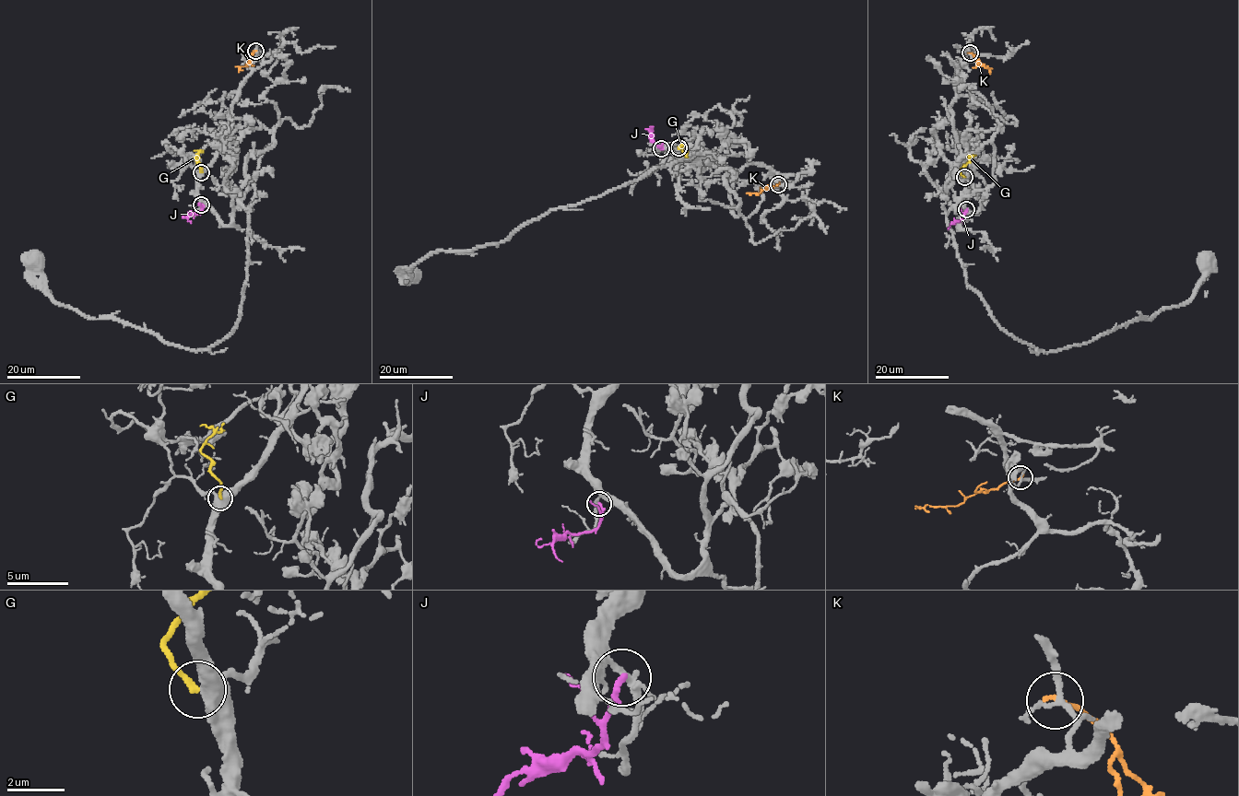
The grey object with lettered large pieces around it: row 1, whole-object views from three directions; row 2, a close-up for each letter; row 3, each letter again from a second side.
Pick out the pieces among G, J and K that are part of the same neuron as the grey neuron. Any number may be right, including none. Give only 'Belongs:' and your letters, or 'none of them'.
Belongs: G

